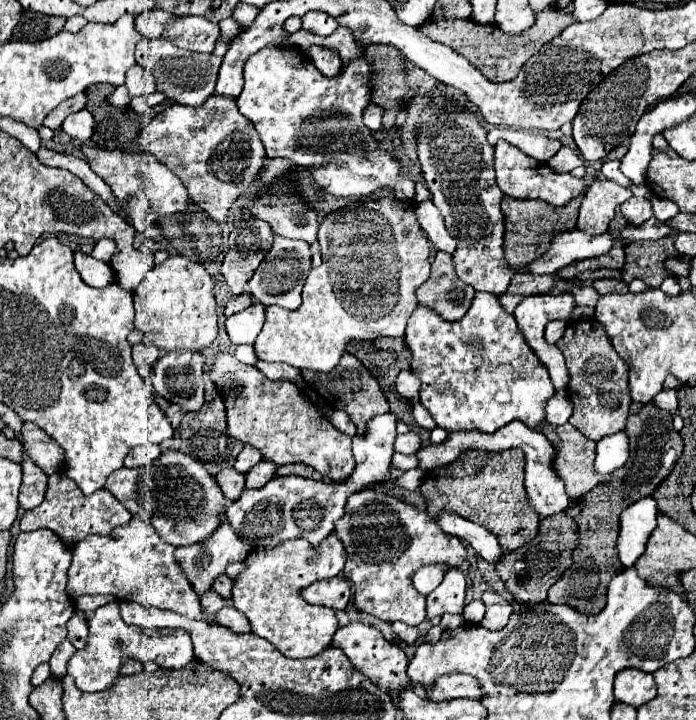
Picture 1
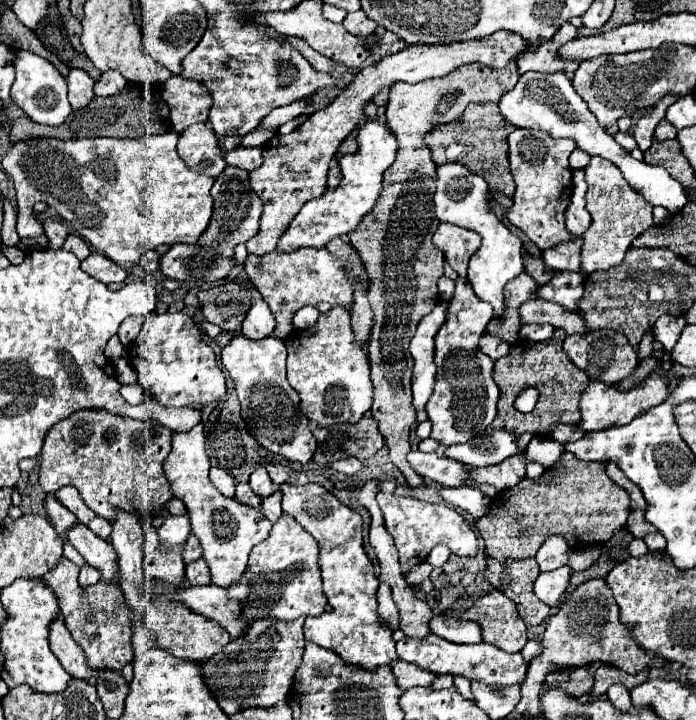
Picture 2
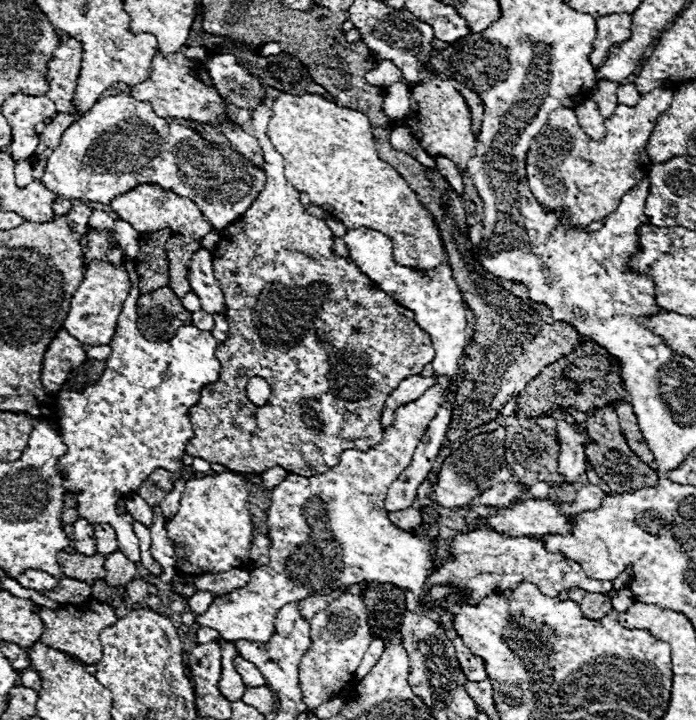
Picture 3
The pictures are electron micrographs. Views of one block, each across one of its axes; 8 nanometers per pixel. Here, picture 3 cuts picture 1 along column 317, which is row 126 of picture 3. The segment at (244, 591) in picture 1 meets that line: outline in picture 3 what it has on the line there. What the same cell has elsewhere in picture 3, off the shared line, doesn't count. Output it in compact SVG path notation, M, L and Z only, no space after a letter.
M654 90L650 94L642 94L640 102L636 106L624 106L618 104L614 114L606 118L606 136L596 142L578 124L576 112L572 108L558 108L548 116L548 126L540 130L540 134L532 140L528 158L526 158L526 178L530 184L530 190L534 192L534 198L546 212L562 210L560 224L562 226L588 226L592 222L598 222L606 218L610 212L616 210L620 198L632 190L638 180L648 176L648 170L652 166L652 160L646 156L646 144L650 140L650 134L654 132L654 124L658 116L670 108L672 102L672 90Z

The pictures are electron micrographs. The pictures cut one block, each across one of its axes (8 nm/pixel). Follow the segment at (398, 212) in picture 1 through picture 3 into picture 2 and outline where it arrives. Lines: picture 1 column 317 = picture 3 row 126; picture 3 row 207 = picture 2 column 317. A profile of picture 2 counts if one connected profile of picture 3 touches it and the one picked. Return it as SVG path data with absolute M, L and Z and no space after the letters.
M344 306L330 308L330 312L318 316L318 322L314 326L306 330L294 330L284 342L288 348L288 382L300 394L304 416L314 420L318 426L334 426L342 422L358 422L370 410L374 396L374 384L370 380L370 360L364 346L356 342L348 320L348 310Z

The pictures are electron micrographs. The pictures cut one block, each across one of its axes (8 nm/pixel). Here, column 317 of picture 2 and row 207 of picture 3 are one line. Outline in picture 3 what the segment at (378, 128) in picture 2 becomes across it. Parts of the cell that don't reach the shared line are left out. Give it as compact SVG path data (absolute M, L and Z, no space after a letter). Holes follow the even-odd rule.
M116 94L100 98L88 112L76 120L58 148L50 154L42 184L64 200L92 200L108 204L120 194L130 192L138 184L158 182L186 198L192 198L200 212L216 228L200 244L212 253L220 240L220 232L230 222L240 218L256 200L266 184L262 168L254 166L254 176L248 172L248 160L238 152L220 148L222 154L208 154L208 142L180 124L174 124L154 114L148 102L140 102L130 94ZM120 170L132 170L122 172Z

